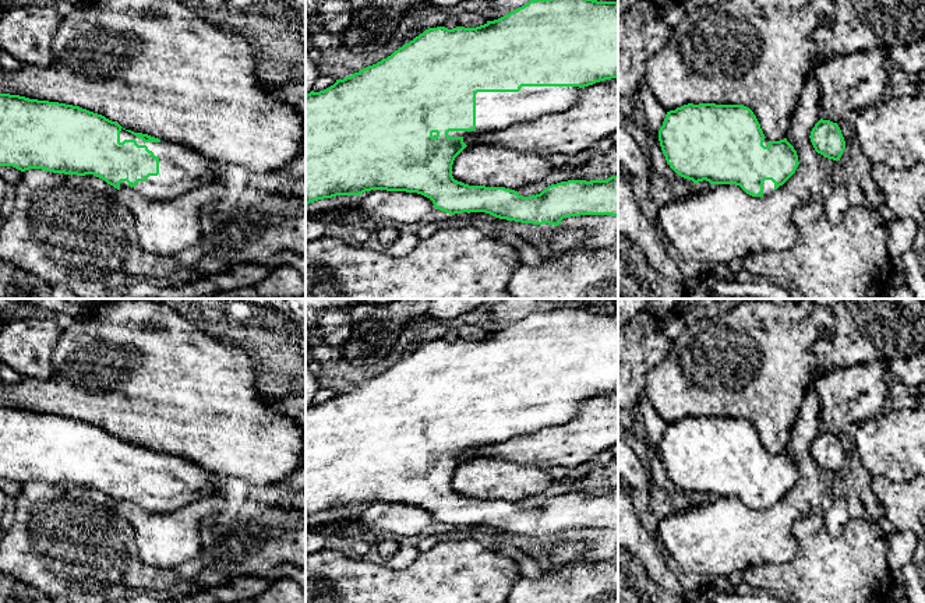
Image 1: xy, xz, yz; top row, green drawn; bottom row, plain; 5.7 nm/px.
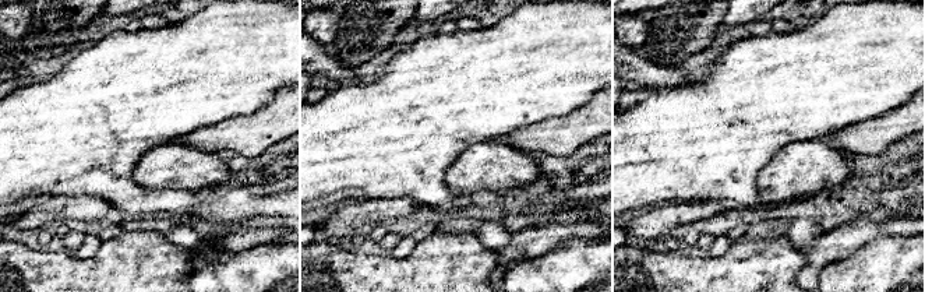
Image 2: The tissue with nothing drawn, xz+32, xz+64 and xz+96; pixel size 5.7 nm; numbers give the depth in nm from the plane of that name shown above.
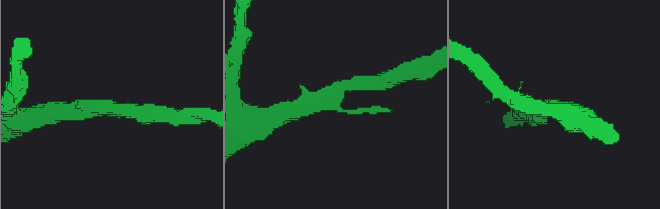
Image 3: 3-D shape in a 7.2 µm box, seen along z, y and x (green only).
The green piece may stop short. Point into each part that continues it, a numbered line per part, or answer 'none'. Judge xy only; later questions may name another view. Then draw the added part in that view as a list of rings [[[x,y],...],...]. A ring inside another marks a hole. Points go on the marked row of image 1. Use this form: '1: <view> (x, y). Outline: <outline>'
1: xy (182, 168). Outline: [[[121,128],[120,142],[135,140],[138,145],[146,145],[159,158],[159,174],[149,176],[146,181],[138,181],[130,187],[127,181],[121,188],[134,190],[148,198],[173,198],[194,187],[213,183],[218,176],[213,172],[213,161],[206,159],[198,151],[172,141],[144,142],[141,138]]]

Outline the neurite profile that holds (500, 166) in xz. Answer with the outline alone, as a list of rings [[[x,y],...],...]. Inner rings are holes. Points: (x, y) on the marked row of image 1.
[[[494,145],[466,147],[453,161],[452,176],[469,186],[522,187],[546,180],[552,172],[550,156]]]

